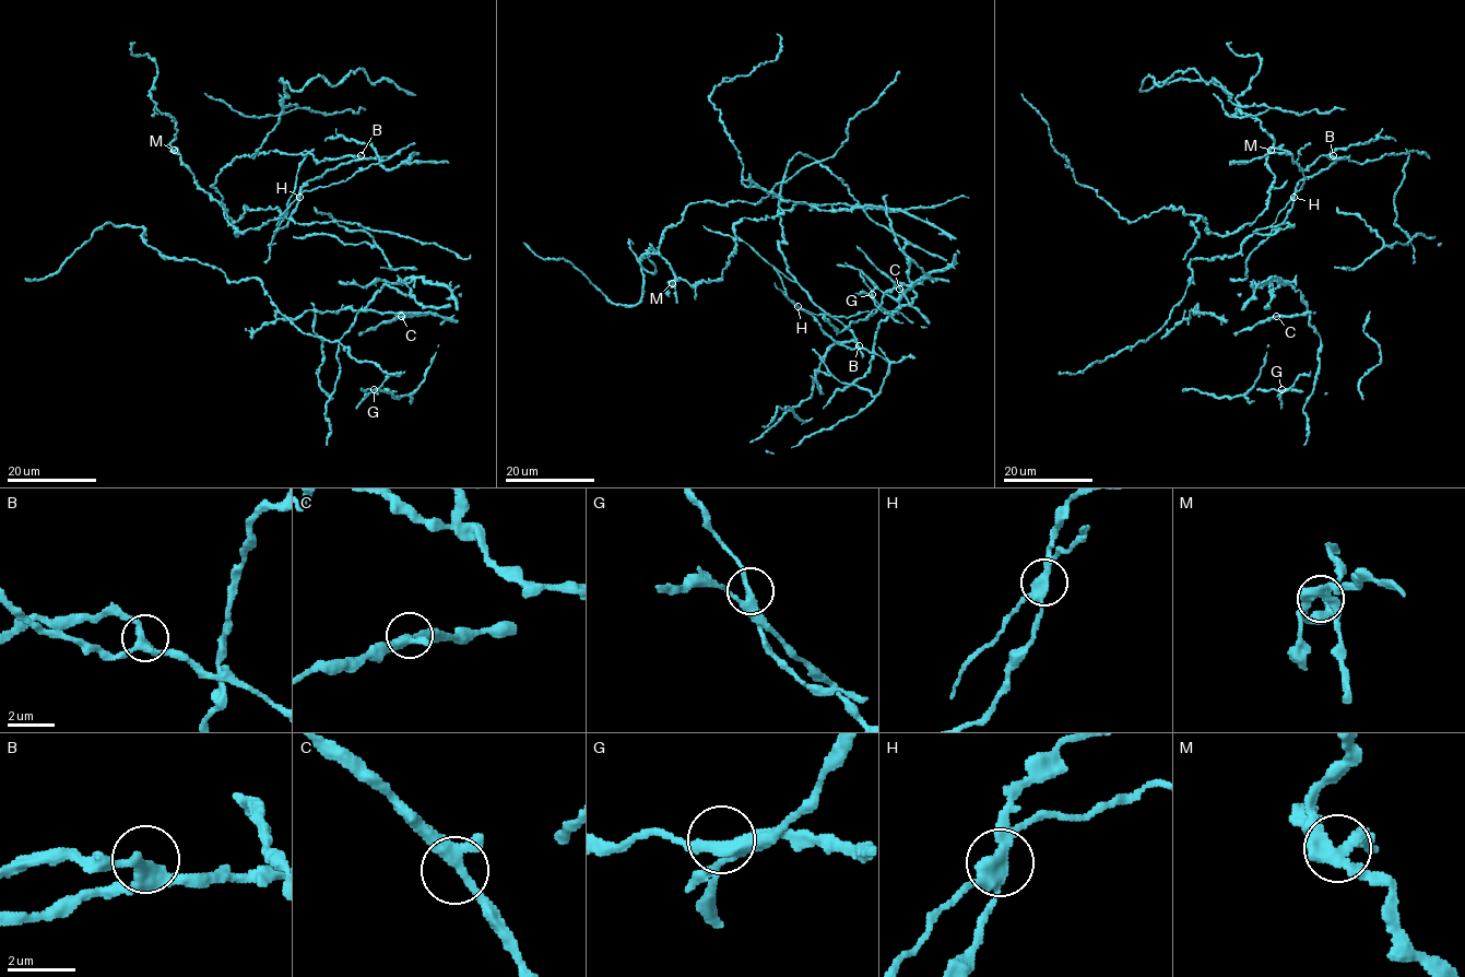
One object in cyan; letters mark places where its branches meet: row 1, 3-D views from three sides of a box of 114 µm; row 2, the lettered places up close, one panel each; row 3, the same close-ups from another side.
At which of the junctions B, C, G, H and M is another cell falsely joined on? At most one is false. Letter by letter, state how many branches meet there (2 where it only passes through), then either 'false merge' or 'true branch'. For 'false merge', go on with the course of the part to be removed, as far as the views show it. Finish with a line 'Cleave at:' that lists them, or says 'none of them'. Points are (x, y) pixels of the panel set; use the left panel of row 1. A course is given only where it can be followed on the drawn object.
B: branches 3; true branch
C: branches 3; true branch
G: branches 3; true branch
H: branches 3; false merge; course (298, 197), (303, 191), (347, 179), (415, 143)
M: branches 3; true branch
Cleave at: H

